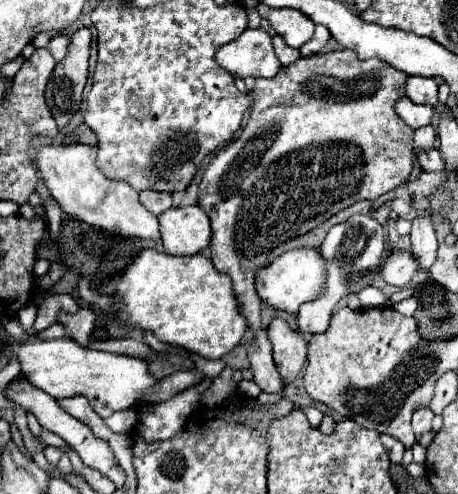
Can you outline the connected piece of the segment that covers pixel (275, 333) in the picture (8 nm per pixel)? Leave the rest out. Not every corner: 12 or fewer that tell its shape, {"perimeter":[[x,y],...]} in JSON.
{"perimeter":[[282,317],[266,329],[284,383],[304,367],[306,337]]}

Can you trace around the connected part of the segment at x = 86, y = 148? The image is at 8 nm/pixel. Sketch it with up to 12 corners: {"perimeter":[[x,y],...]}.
{"perimeter":[[42,145],[36,167],[66,215],[160,239],[158,217],[94,165],[96,147]]}

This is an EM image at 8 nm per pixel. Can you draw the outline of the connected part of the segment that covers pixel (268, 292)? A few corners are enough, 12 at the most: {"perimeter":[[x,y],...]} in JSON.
{"perimeter":[[302,247],[256,275],[260,299],[296,313],[326,287],[320,249]]}

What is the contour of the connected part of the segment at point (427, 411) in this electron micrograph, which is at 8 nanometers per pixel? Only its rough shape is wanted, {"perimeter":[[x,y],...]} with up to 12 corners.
{"perimeter":[[422,407],[412,417],[416,437],[432,429],[430,407]]}

